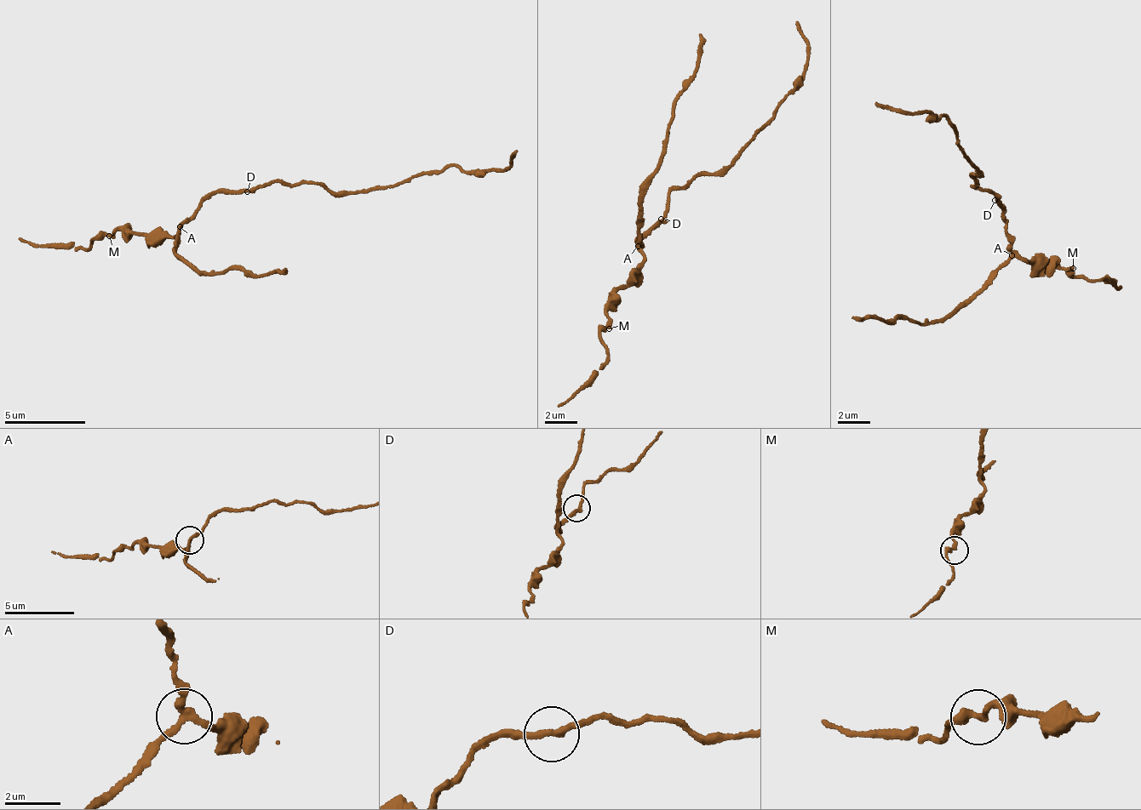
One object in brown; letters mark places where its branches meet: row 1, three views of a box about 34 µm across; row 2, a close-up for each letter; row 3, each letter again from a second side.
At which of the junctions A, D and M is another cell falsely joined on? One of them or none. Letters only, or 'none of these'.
A

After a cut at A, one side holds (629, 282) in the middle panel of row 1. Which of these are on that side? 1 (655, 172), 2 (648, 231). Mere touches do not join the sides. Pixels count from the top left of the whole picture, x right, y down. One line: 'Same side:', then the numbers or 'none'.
Same side: 2

